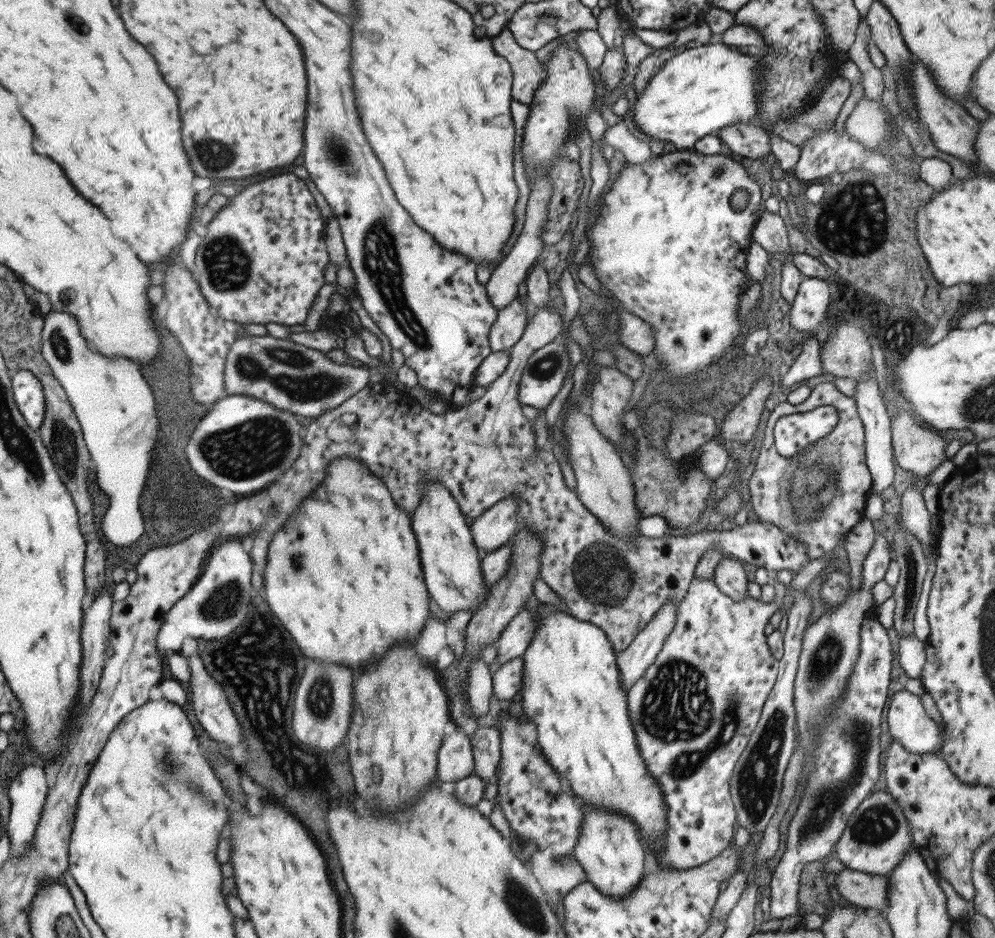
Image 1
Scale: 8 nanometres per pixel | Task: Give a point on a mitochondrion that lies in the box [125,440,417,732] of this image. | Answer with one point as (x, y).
(225, 603)

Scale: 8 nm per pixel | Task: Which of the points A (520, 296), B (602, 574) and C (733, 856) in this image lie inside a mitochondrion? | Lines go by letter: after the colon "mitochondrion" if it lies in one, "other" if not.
A: other
B: mitochondrion
C: other

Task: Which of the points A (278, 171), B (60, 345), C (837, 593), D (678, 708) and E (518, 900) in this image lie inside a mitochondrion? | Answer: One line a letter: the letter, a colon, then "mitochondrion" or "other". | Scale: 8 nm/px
A: other
B: mitochondrion
C: other
D: mitochondrion
E: mitochondrion

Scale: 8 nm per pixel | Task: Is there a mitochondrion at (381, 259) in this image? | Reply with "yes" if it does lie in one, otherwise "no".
yes

